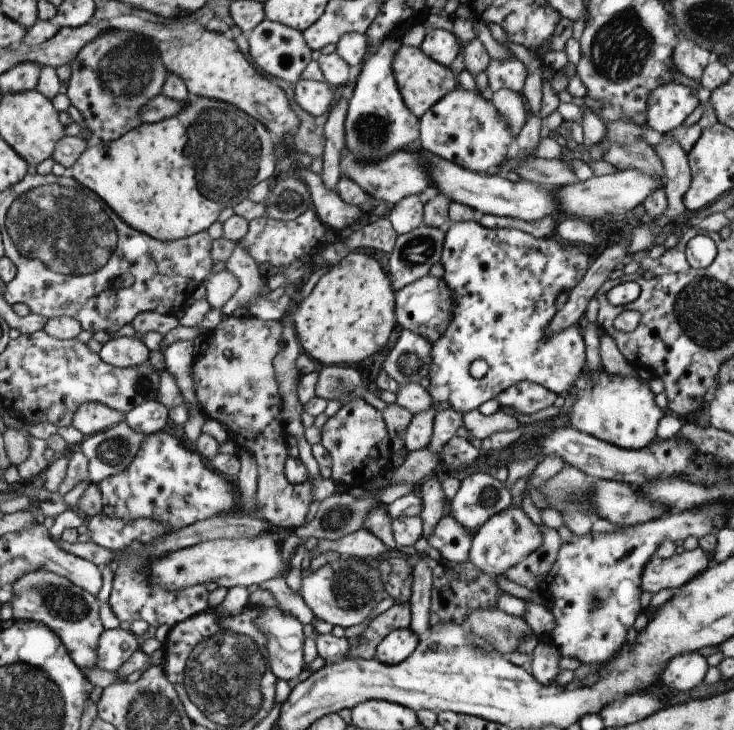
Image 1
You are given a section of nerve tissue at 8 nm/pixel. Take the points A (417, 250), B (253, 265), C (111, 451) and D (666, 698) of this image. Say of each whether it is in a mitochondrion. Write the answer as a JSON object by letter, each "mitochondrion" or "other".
{"A":"mitochondrion","B":"other","C":"mitochondrion","D":"other"}

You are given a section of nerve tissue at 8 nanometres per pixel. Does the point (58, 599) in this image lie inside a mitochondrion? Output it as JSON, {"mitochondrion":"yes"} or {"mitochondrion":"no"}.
{"mitochondrion":"yes"}

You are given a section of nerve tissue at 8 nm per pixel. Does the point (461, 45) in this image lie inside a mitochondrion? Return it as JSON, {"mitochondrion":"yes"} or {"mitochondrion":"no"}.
{"mitochondrion":"no"}

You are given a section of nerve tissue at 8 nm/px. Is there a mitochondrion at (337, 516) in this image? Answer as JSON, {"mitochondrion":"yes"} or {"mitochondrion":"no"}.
{"mitochondrion":"yes"}

